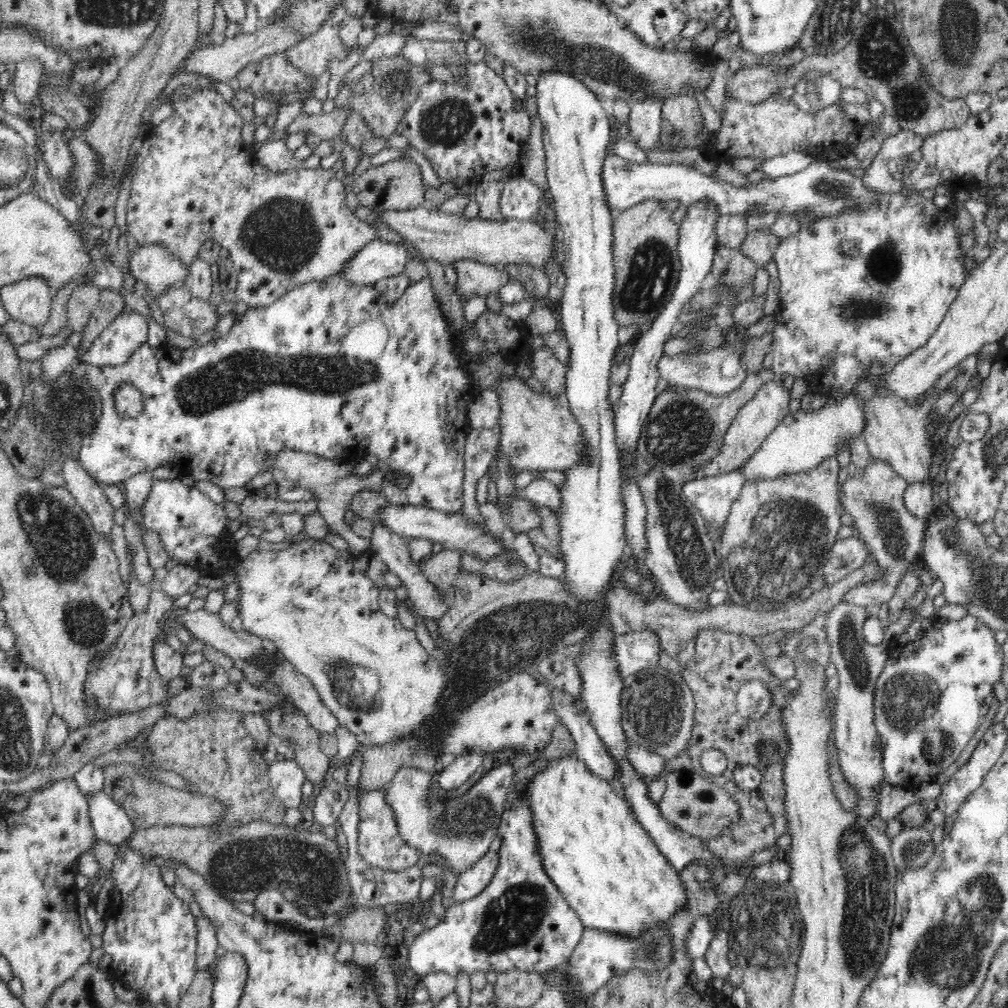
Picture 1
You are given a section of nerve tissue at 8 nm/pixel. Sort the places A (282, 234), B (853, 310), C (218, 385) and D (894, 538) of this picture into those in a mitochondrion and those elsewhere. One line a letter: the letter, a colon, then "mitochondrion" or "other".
A: mitochondrion
B: mitochondrion
C: mitochondrion
D: mitochondrion

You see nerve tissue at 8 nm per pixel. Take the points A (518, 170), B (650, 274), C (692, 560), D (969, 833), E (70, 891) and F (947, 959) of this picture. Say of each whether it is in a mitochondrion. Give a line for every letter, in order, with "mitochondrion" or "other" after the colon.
A: other
B: mitochondrion
C: mitochondrion
D: other
E: other
F: mitochondrion

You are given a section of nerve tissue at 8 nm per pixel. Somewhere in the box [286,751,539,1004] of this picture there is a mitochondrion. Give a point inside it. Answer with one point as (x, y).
(469, 821)

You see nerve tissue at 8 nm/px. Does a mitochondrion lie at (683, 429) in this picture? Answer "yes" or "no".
yes

